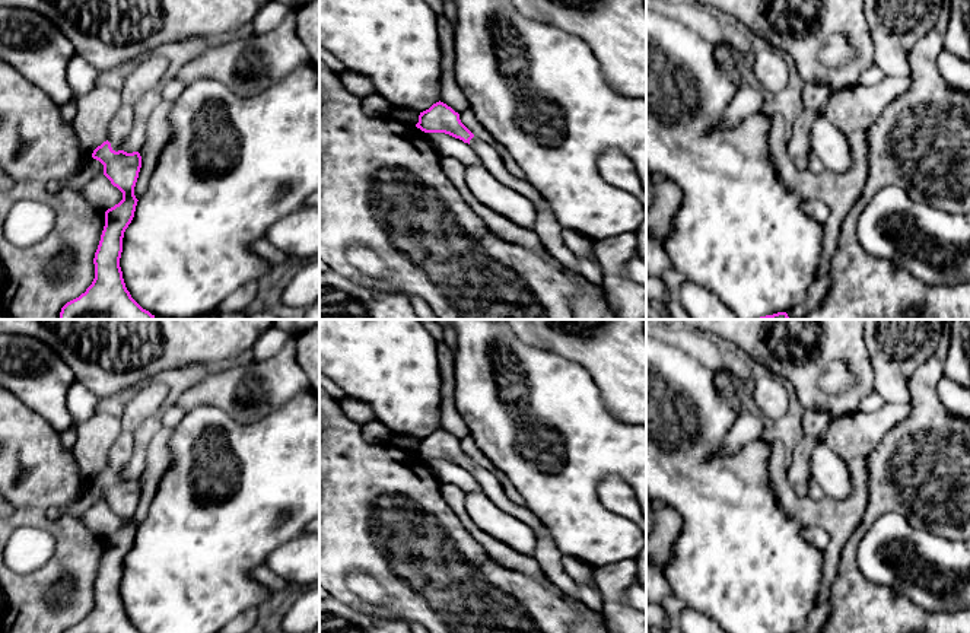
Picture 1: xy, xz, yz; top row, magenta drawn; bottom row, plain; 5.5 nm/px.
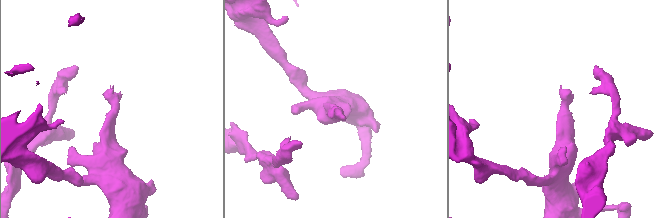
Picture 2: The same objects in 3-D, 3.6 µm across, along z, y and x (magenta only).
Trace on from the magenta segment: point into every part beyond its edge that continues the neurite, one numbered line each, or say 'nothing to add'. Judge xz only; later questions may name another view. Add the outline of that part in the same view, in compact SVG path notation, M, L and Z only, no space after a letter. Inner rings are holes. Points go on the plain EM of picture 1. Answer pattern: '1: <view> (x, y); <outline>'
1: xz (487, 482); M473 464L470 467L474 478L478 480L478 484L483 490L487 492L489 499L506 513L521 519L527 524L532 531L541 531L543 524L535 513L531 512L528 506L513 503L502 490L497 478L487 470Z

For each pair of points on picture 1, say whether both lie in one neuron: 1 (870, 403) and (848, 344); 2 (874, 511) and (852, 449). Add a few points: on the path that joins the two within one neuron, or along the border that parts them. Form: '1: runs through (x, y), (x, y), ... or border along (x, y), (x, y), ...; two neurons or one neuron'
1: border along (861, 397), (856, 410); two neurons
2: border along (868, 458), (868, 502), (856, 525); two neurons

